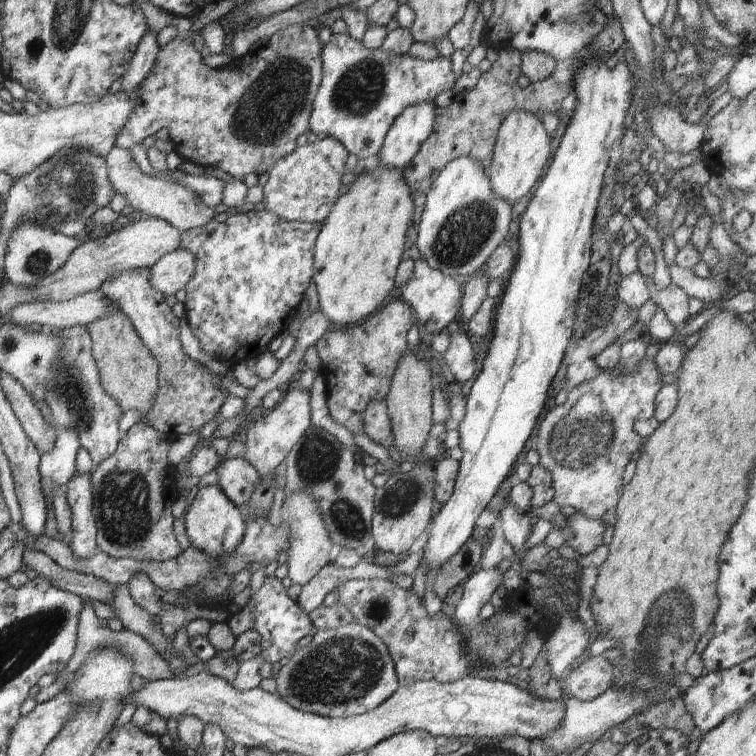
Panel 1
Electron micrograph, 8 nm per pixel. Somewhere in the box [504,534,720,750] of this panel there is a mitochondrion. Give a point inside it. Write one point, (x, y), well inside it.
(672, 623)

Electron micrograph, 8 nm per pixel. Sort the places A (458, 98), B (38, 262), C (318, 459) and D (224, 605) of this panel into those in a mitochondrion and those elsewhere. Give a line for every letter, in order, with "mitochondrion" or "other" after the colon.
A: other
B: mitochondrion
C: mitochondrion
D: other

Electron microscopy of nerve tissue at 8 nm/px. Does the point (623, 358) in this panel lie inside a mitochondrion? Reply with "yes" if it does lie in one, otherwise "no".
no

